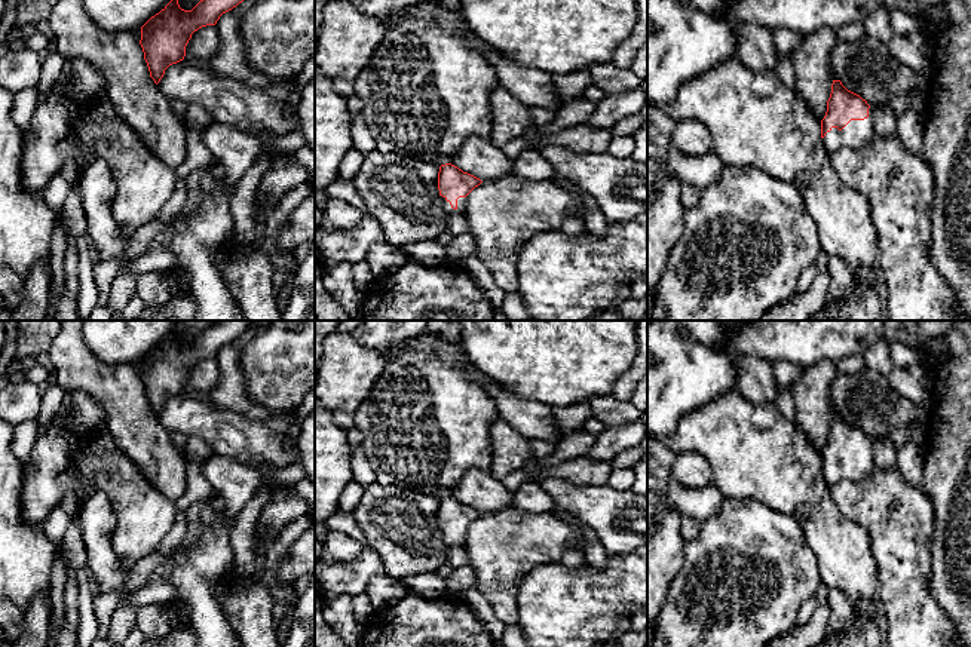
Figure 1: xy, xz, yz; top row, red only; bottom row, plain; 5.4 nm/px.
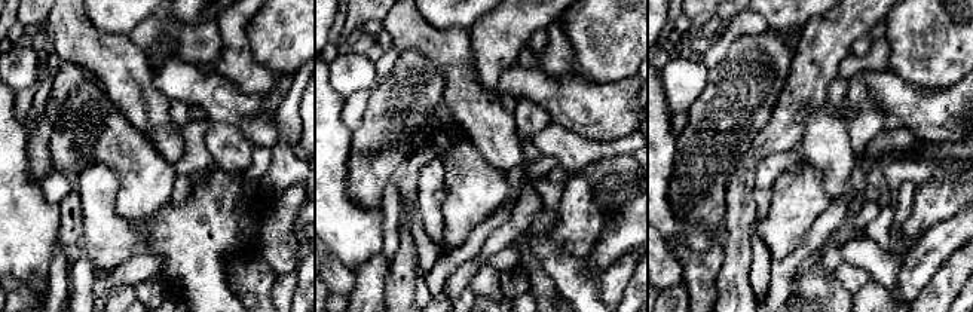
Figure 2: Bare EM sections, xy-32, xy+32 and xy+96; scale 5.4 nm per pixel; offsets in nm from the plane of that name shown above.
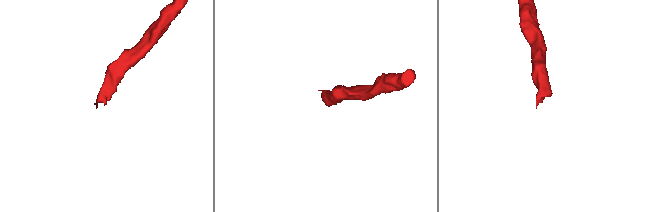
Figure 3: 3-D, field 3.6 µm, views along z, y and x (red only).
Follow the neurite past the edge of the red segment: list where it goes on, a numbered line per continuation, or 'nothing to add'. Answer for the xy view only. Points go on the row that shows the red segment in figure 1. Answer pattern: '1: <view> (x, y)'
nothing to add

